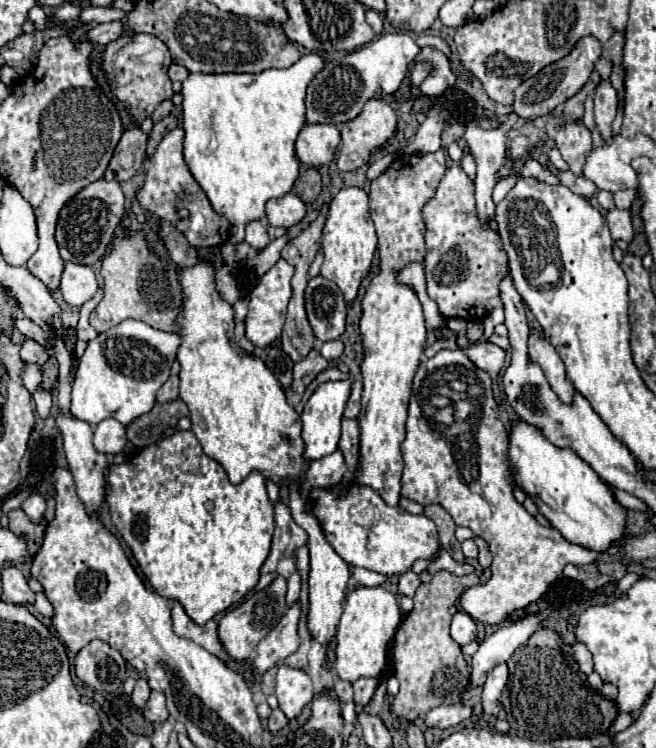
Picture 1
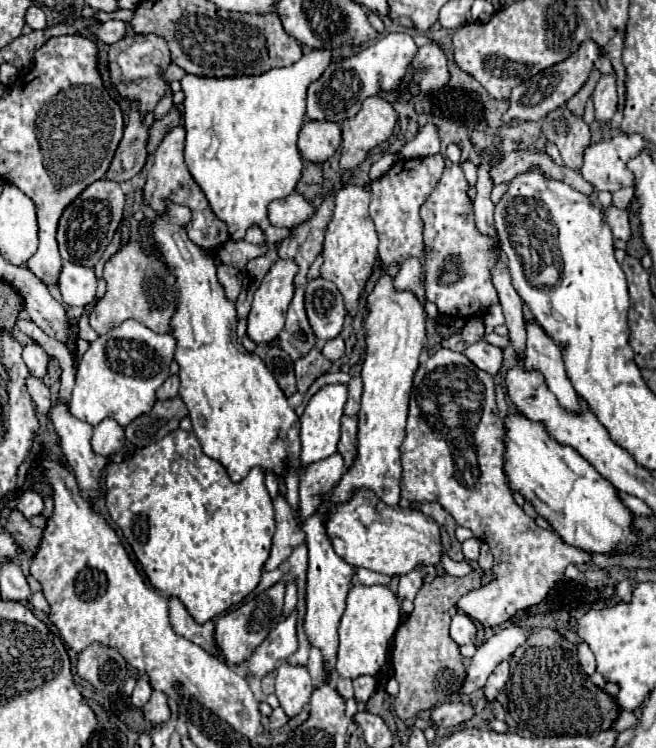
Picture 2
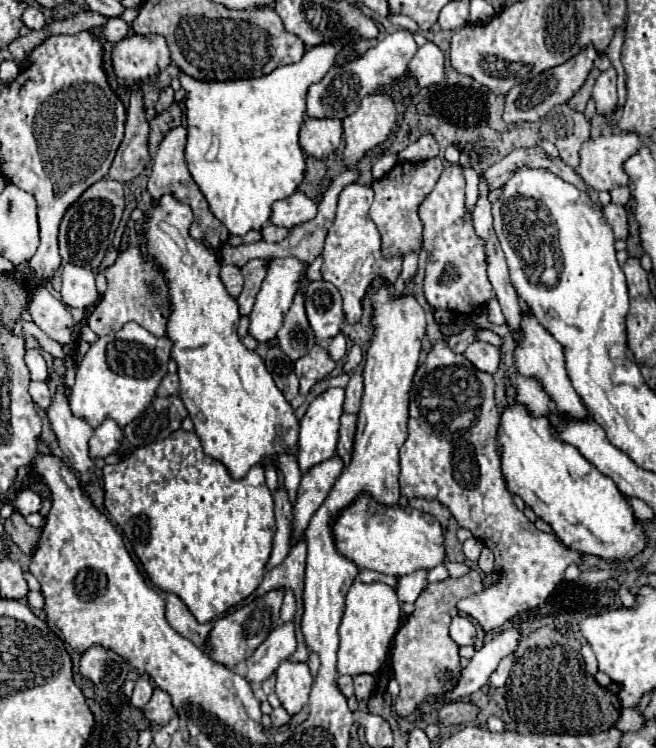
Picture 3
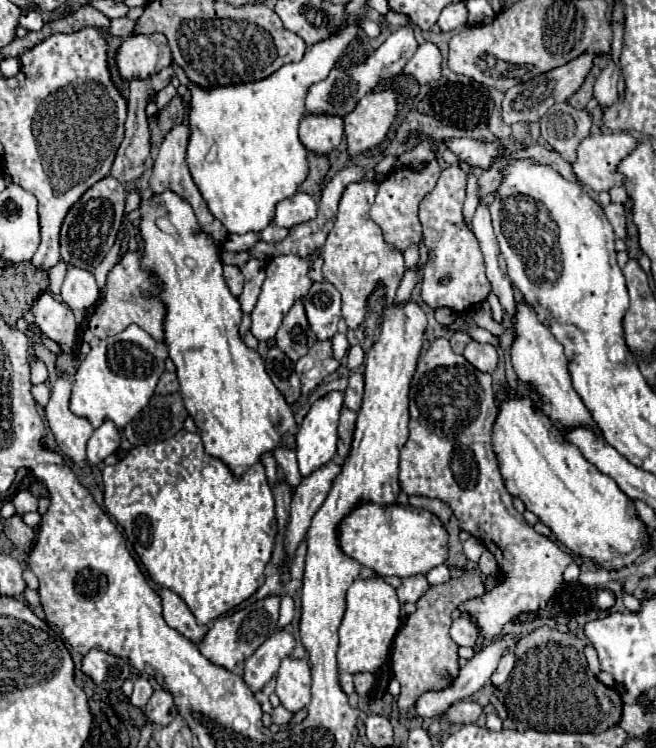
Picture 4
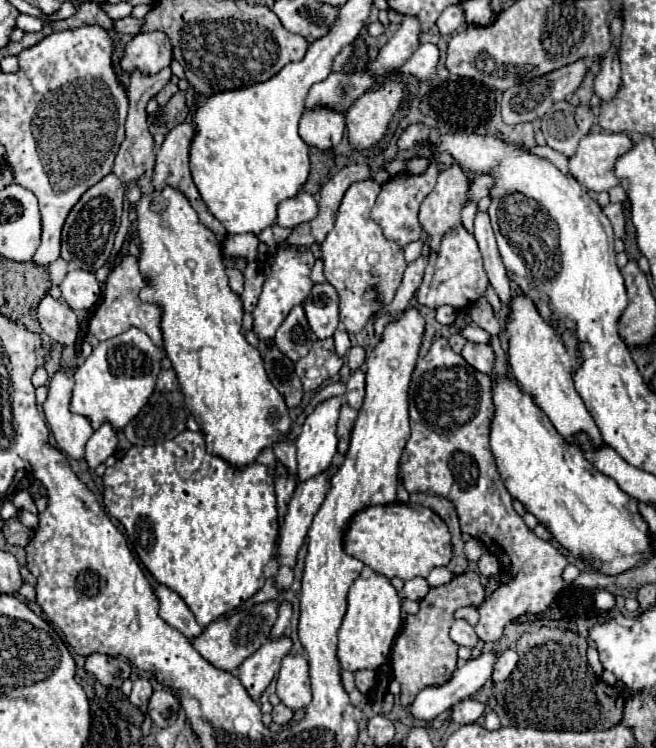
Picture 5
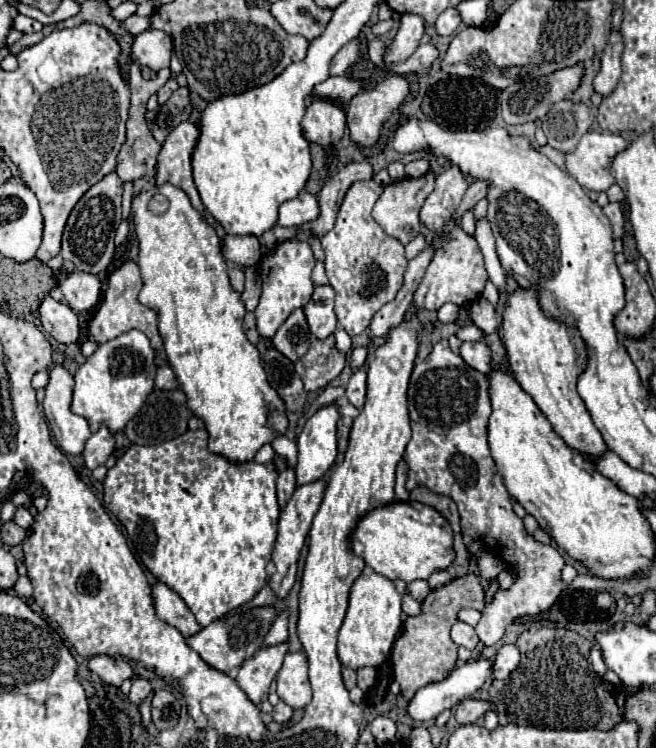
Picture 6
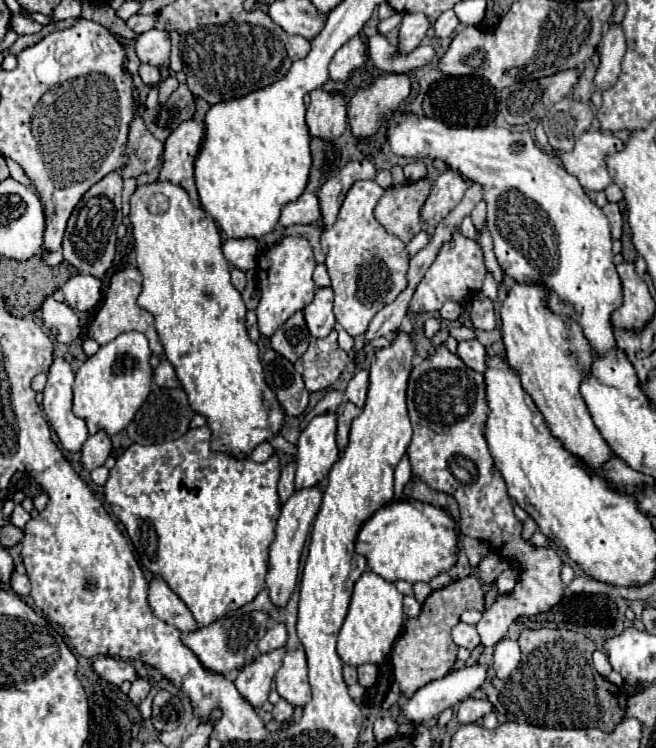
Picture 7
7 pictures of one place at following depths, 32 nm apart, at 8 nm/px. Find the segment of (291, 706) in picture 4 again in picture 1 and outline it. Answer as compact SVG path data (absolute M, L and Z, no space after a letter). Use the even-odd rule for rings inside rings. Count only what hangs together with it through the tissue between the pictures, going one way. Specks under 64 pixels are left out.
M280 664L276 674L276 698L288 720L300 716L302 708L312 700L312 680L306 672Z

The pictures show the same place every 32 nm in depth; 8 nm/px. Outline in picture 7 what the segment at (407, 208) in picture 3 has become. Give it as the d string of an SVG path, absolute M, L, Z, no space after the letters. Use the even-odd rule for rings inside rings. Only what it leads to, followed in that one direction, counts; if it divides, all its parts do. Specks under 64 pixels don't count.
M422 178L406 182L404 186L386 188L384 196L374 208L376 220L386 232L398 236L402 242L410 242L420 232L420 208L432 190L432 180Z

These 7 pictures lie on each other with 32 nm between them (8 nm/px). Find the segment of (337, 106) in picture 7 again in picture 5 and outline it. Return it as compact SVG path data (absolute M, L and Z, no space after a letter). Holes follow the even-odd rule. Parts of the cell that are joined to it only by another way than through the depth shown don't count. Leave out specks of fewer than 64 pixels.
M314 108L306 110L300 120L300 138L318 150L330 150L332 146L340 144L344 136L344 116L328 110L328 108Z

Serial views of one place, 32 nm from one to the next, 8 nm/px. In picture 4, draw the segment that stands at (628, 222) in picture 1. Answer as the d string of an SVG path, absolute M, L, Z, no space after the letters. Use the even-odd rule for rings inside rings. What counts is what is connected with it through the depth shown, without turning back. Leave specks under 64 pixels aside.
M608 204L604 208L604 214L606 214L608 222L612 224L616 238L626 238L626 214L624 214L624 206L622 204Z

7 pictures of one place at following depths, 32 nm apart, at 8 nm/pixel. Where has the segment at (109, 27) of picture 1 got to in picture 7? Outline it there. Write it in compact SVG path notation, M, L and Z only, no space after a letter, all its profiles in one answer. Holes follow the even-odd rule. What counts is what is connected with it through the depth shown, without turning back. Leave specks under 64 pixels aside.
M134 14L126 20L128 28L132 28L136 34L142 34L142 32L148 32L152 26L154 26L154 14L152 16L142 16L142 14Z

